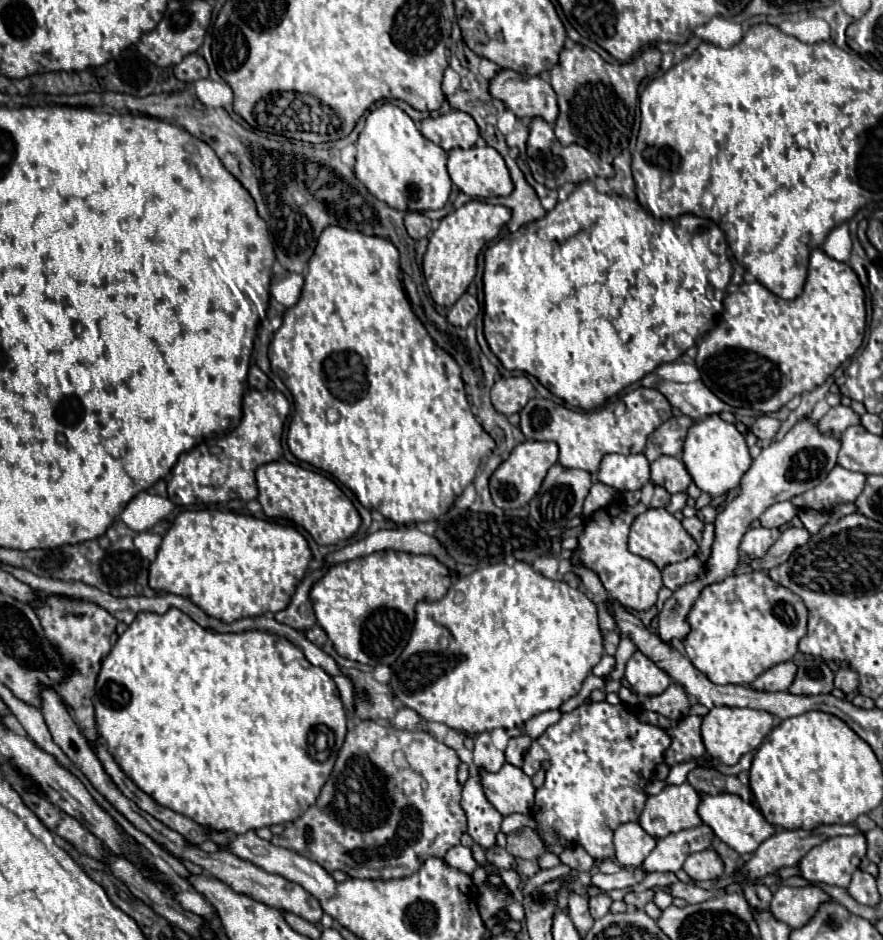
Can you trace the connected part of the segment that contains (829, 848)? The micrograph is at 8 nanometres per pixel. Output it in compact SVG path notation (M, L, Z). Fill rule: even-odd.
M862 832L854 836L836 836L814 846L802 860L800 870L806 880L826 882L846 888L852 872L860 866L866 854L866 836Z

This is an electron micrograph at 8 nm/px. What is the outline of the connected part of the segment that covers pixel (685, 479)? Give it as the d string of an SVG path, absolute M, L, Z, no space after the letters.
M660 456L650 464L650 484L652 486L662 486L670 494L676 492L686 492L688 484L692 482L690 474L686 472L686 466L682 460L672 458L672 456Z

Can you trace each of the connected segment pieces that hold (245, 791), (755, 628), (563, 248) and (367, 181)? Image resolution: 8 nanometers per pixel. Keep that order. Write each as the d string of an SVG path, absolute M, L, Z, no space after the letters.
M170 608L166 614L140 612L136 620L126 628L126 632L116 640L110 654L102 660L96 682L94 710L102 744L114 756L122 772L126 772L126 776L130 776L130 780L142 792L146 792L158 804L186 818L192 818L200 826L234 834L258 830L272 824L288 824L302 816L302 812L306 812L306 808L310 808L318 798L322 784L326 784L330 778L334 760L338 758L338 752L346 738L346 710L332 676L326 674L320 666L310 664L300 648L290 644L286 638L274 636L270 632L248 630L240 634L220 634L206 630L178 608Z
M762 572L736 574L700 592L698 600L694 602L688 614L688 622L692 630L684 640L686 656L714 684L744 684L746 686L754 678L758 678L764 670L792 660L792 656L798 652L800 638L806 636L806 620L808 620L808 610L802 598L794 594L792 590L774 582L768 574L762 574Z
M586 180L586 182L580 182L580 184L574 188L574 192L572 192L564 202L558 202L556 208L550 210L544 218L538 218L538 220L534 220L534 222L530 222L530 224L524 224L518 232L504 236L502 240L498 240L496 244L492 244L492 246L484 252L484 276L482 276L482 282L484 282L484 336L486 336L486 342L488 342L490 350L492 350L494 356L502 362L502 366L504 366L506 370L522 370L522 372L526 372L526 374L530 374L530 376L536 376L542 386L546 386L554 396L562 398L566 404L570 404L570 406L574 406L574 408L592 410L592 408L602 406L608 398L616 396L616 394L618 394L620 390L624 390L626 386L630 386L630 384L642 380L642 376L654 372L654 368L658 368L660 364L678 360L690 346L694 346L696 340L698 340L700 336L704 336L704 334L714 326L714 314L718 314L718 312L722 310L722 300L724 300L724 294L726 294L726 286L728 286L728 282L730 282L730 276L732 276L732 264L730 264L730 260L728 260L728 242L726 242L726 234L720 230L718 224L714 224L714 222L708 220L708 218L700 218L700 216L696 216L696 214L682 214L682 216L678 216L678 218L674 218L674 220L670 220L670 218L666 218L666 220L664 220L664 218L654 218L654 216L648 214L638 202L628 200L628 198L618 196L618 194L600 194L600 192L594 188L594 184Z
M384 102L366 116L366 126L356 140L354 174L378 200L396 210L438 210L448 202L452 180L446 170L448 154L426 140L416 124L398 106Z

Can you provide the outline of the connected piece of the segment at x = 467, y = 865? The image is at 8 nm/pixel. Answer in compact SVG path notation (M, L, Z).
M454 846L454 848L450 848L446 852L444 860L448 862L448 866L458 868L458 870L462 870L466 874L472 874L474 868L478 866L476 860L474 860L474 856L472 856L472 850L466 848L466 846Z

